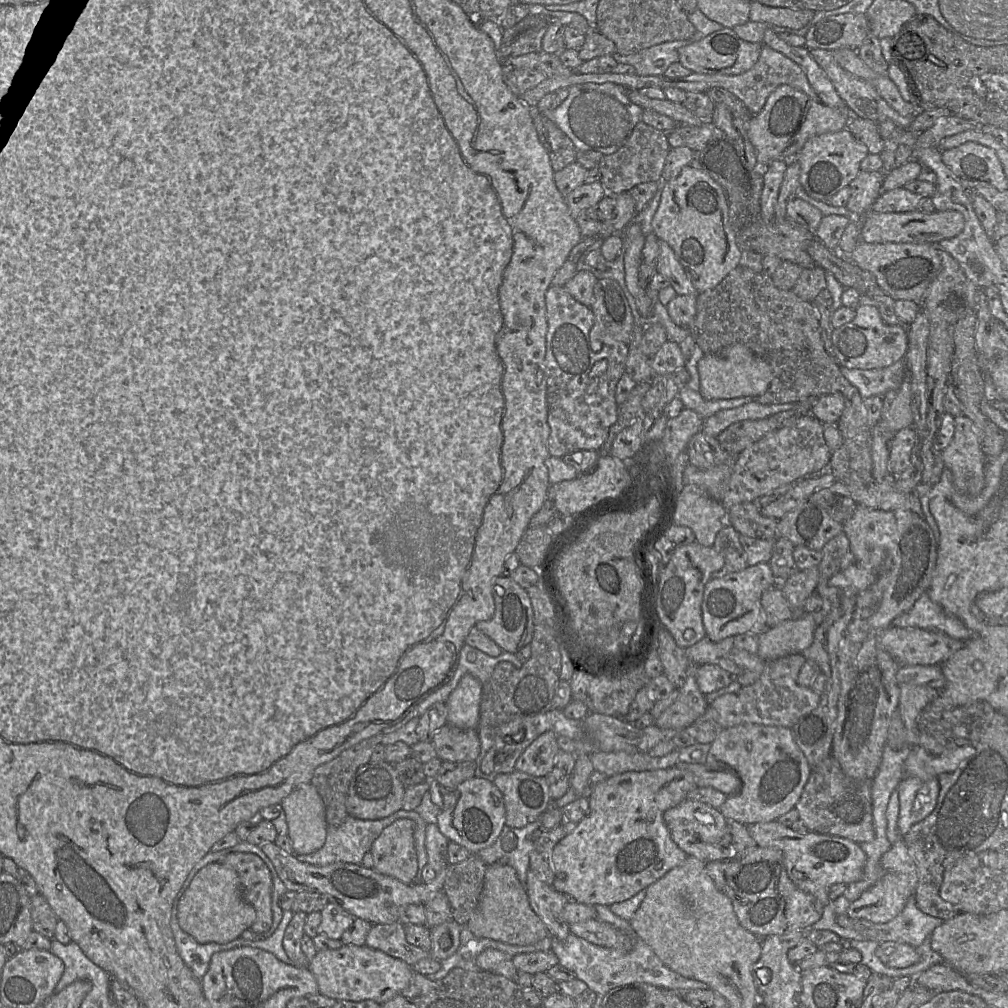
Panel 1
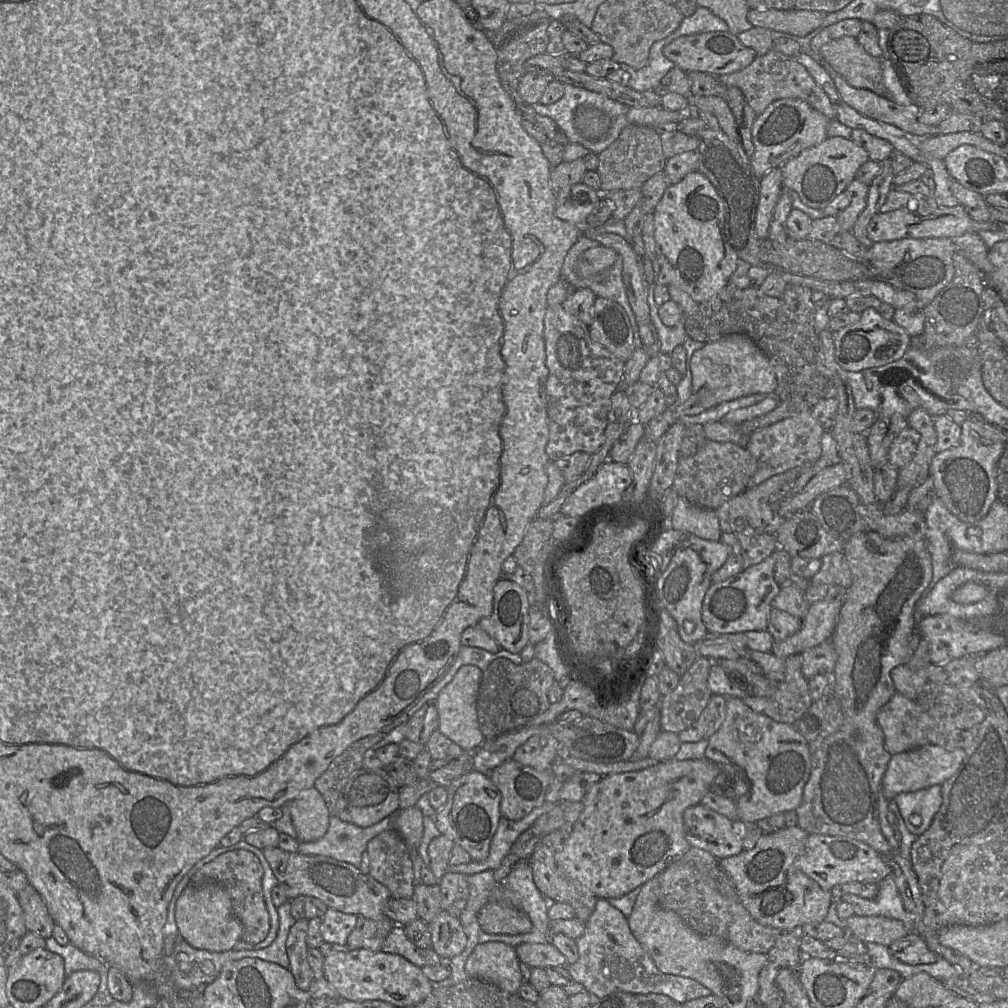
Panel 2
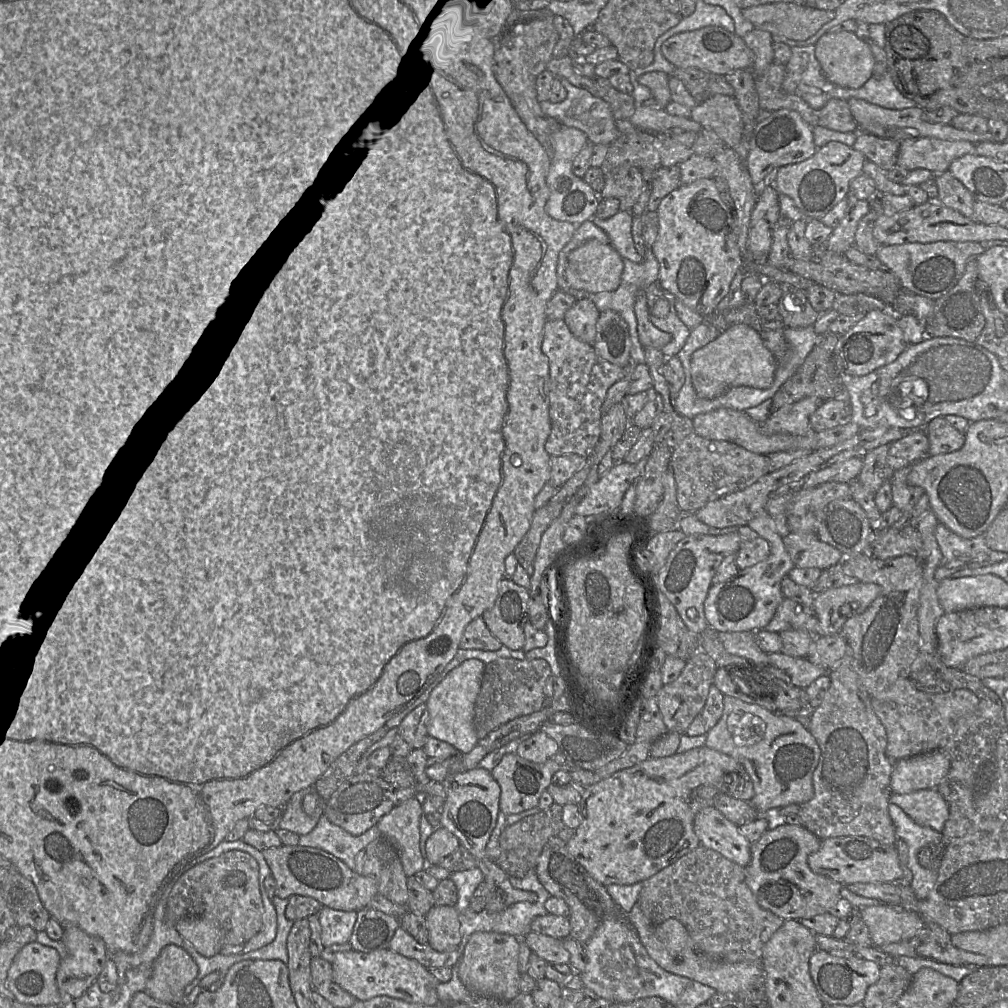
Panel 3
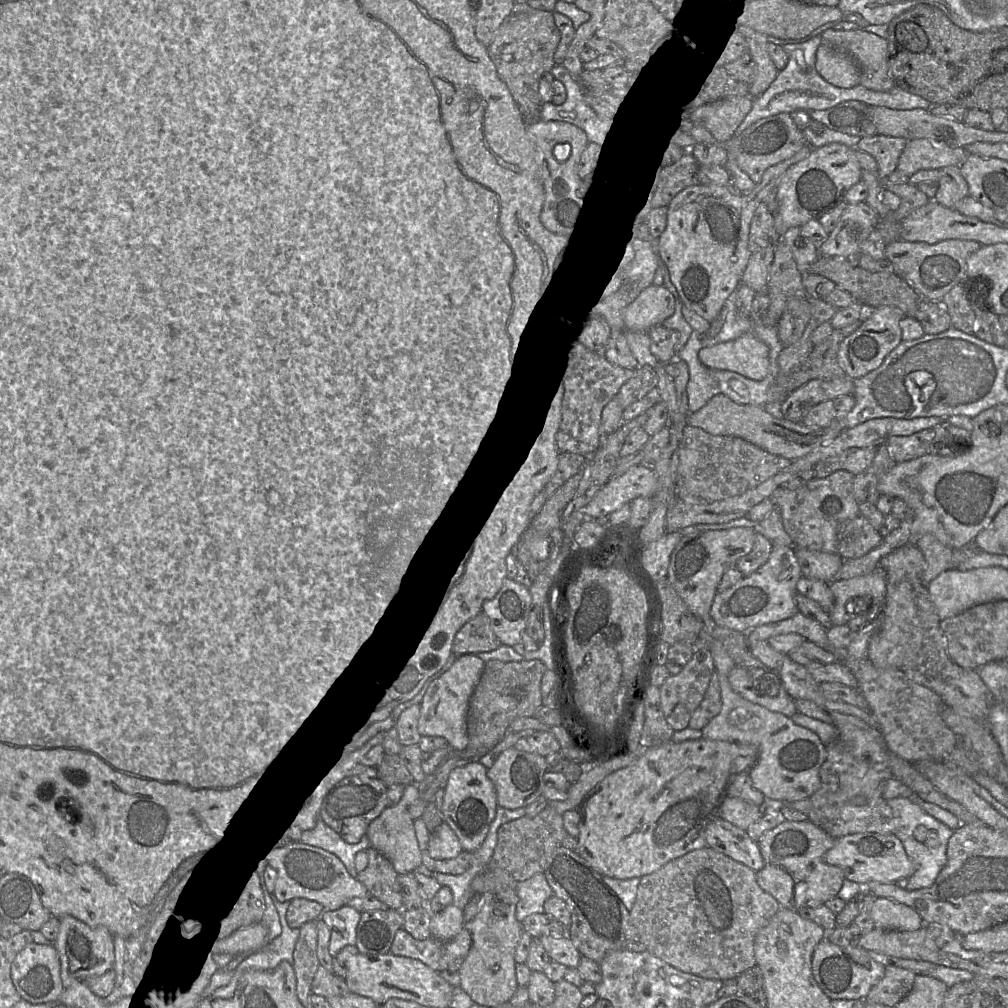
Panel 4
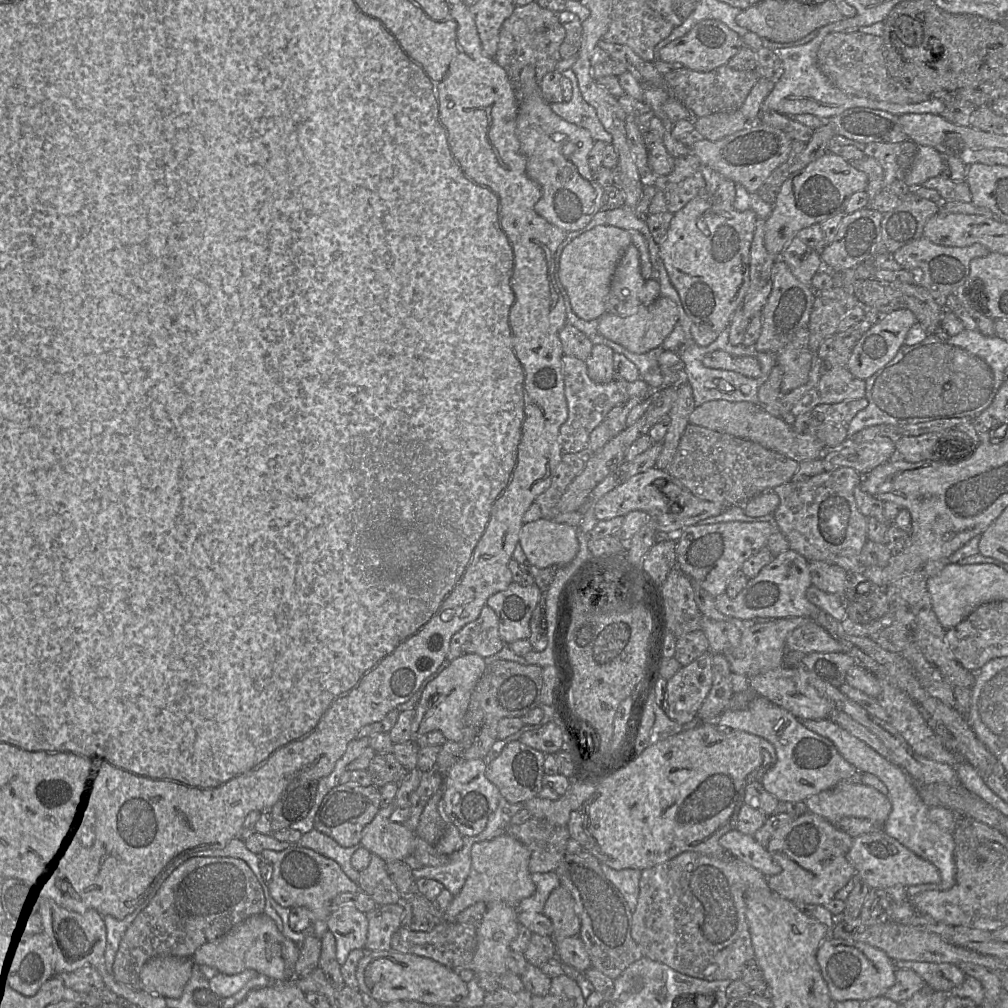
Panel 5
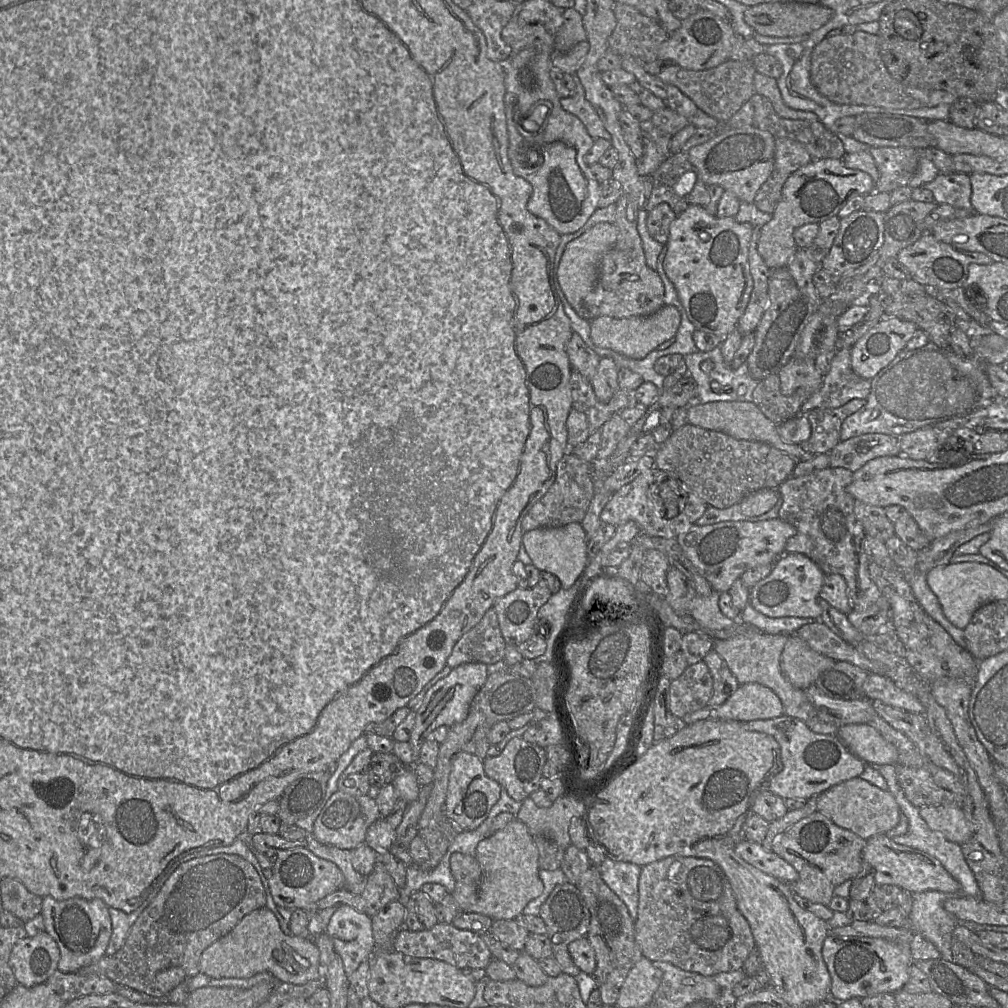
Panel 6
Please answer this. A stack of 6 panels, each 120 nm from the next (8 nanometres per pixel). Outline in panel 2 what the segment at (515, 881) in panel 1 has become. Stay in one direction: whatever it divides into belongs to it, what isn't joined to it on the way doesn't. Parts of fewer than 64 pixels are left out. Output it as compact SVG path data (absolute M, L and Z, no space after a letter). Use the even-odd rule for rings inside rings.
M487 902L479 910L477 920L481 929L489 934L520 935L532 930L526 913L497 902Z

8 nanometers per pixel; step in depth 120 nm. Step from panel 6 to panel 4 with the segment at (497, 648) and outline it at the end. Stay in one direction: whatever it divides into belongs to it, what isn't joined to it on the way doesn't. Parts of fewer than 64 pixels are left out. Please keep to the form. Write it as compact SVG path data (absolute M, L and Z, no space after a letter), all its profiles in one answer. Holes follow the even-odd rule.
M482 611L456 634L452 652L457 656L490 652L500 645L500 640L491 629L488 616Z

